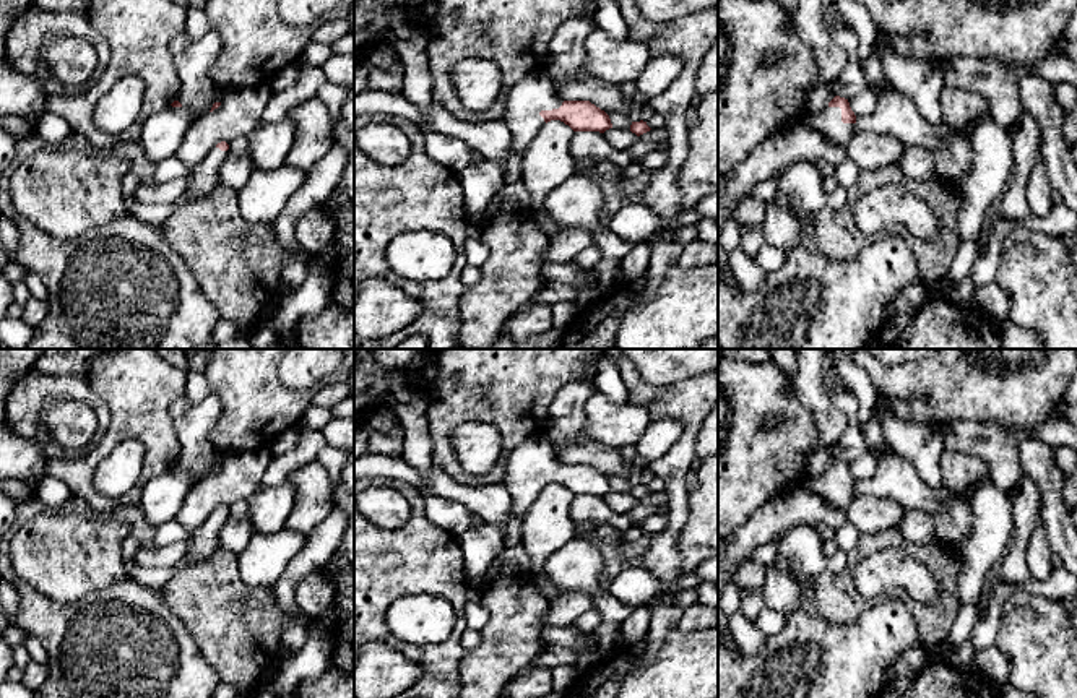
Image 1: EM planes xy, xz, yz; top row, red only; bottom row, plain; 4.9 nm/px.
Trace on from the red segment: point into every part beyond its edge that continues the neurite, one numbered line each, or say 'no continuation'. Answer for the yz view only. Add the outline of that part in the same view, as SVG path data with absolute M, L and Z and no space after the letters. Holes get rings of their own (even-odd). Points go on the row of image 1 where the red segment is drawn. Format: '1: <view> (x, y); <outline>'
1: yz (829, 124); M828 106L817 115L807 115L807 127L819 131L833 144L848 144L851 136L858 131L856 123L841 122L840 107Z

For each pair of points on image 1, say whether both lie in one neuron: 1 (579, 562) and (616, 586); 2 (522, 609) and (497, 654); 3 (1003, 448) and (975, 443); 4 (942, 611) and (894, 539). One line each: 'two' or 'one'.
1: two
2: one
3: one
4: one

